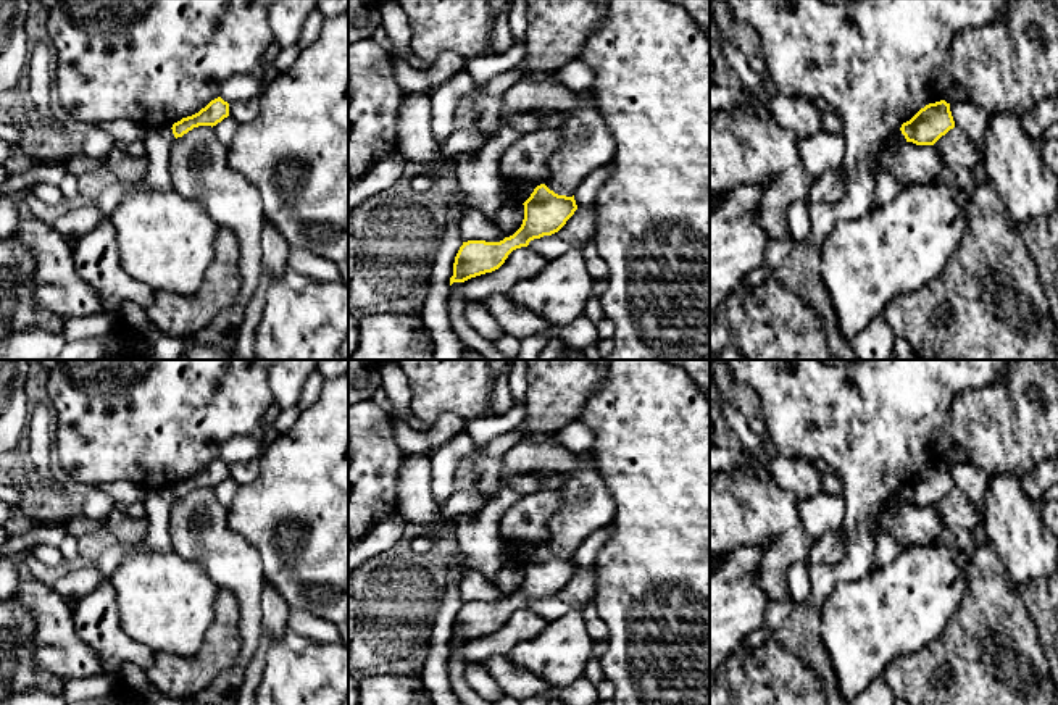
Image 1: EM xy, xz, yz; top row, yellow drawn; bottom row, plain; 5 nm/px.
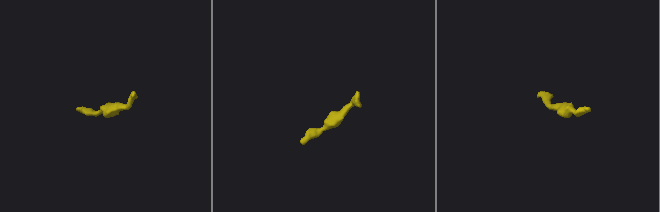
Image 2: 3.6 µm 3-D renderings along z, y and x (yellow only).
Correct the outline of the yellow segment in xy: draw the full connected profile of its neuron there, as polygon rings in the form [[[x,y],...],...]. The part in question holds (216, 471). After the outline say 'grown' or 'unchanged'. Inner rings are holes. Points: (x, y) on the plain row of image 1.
[[[218,458],[211,461],[205,469],[202,469],[198,474],[174,484],[171,490],[174,499],[177,500],[198,487],[213,489],[227,478],[229,478],[229,465],[224,463],[221,458]]]; unchanged

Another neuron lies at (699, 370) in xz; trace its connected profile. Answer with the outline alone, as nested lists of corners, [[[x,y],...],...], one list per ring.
[[[663,360],[685,369],[690,381],[702,390],[710,389],[710,360]]]

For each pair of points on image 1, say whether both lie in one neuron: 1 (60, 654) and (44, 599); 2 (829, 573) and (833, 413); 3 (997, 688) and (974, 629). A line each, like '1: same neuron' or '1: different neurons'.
1: same neuron
2: same neuron
3: same neuron

